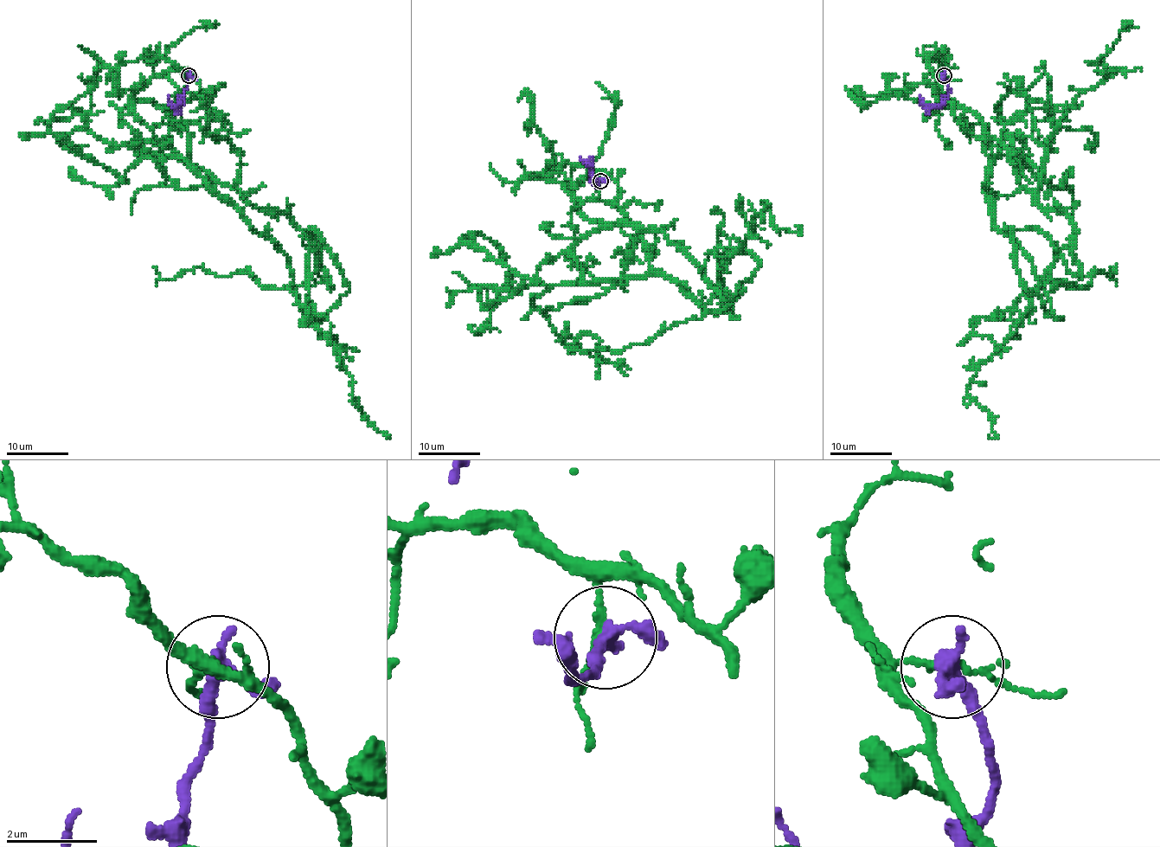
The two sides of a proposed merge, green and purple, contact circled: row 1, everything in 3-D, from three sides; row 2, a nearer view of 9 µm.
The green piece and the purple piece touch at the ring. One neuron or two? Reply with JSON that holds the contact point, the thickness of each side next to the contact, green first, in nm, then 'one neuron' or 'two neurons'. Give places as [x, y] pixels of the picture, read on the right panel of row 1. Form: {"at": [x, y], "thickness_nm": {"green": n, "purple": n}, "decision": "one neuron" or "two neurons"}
{"at": [944, 75], "thickness_nm": {"green": 120, "purple": 280}, "decision": "two neurons"}

